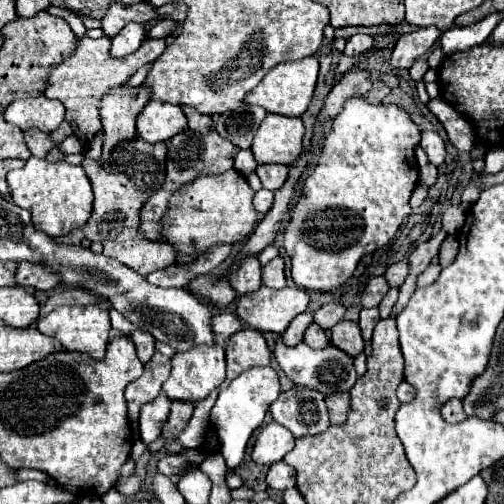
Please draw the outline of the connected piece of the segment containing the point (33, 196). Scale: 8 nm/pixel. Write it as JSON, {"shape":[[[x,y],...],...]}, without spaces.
{"shape":[[[29,157],[25,167],[7,173],[7,183],[13,201],[33,215],[33,225],[37,231],[49,237],[61,237],[75,227],[85,225],[93,207],[91,181],[81,165],[71,165],[67,161],[49,163],[39,157]]]}

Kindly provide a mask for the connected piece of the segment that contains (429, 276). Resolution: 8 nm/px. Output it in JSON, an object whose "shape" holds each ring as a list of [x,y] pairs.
{"shape":[[[429,265],[419,277],[417,277],[417,287],[427,287],[431,285],[441,273],[441,265]]]}

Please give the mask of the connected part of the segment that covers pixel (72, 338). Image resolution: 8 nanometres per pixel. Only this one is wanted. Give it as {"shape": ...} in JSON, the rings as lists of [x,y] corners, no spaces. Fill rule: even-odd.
{"shape":[[[75,305],[75,307],[57,307],[47,317],[37,321],[37,329],[43,335],[59,339],[67,351],[79,351],[79,353],[91,355],[93,359],[103,359],[105,347],[109,341],[111,321],[109,321],[109,313],[105,309],[101,309],[99,305],[87,305],[87,307]]]}

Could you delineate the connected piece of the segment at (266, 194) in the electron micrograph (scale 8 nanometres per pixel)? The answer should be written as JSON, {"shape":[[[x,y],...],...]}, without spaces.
{"shape":[[[259,189],[253,197],[253,207],[257,213],[267,213],[273,205],[273,191],[269,189]]]}

